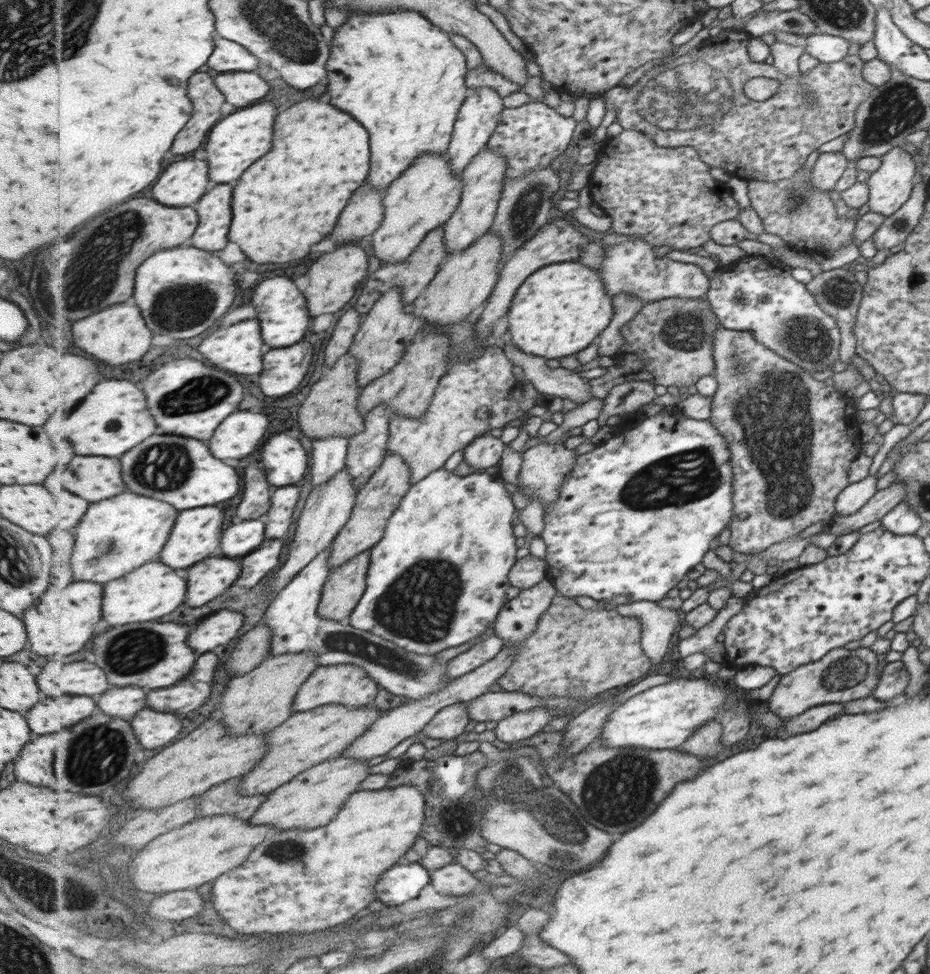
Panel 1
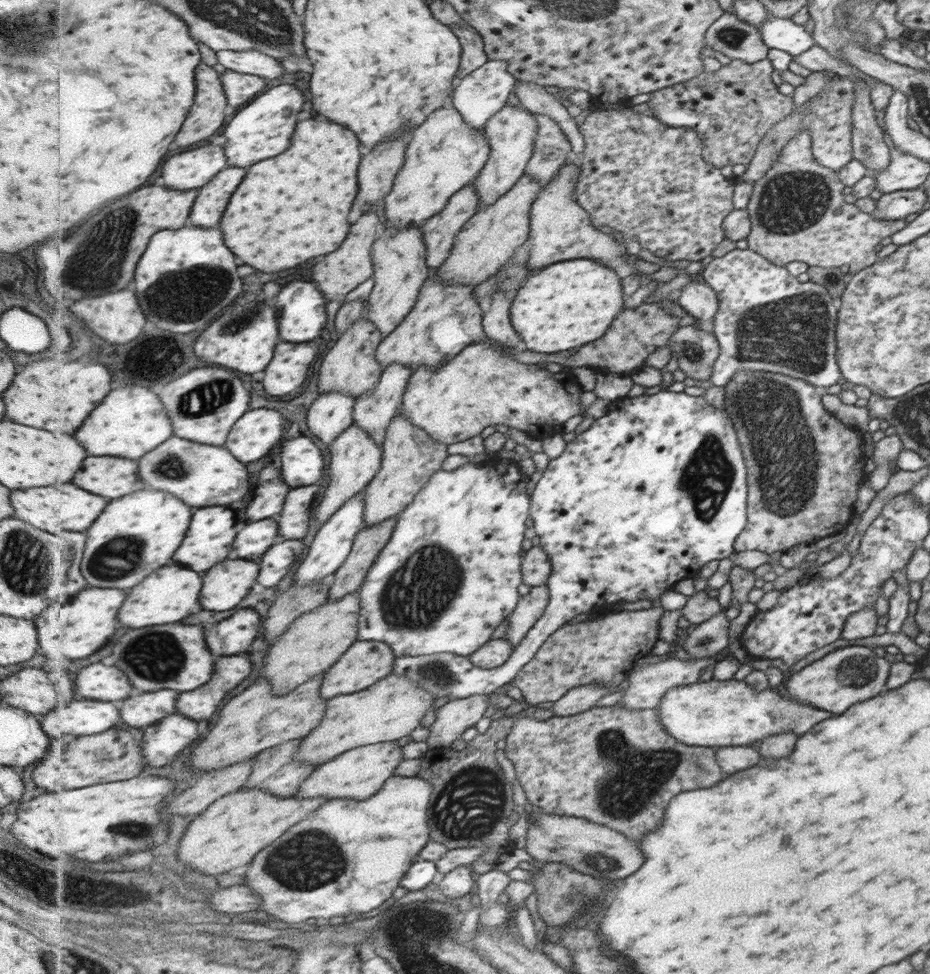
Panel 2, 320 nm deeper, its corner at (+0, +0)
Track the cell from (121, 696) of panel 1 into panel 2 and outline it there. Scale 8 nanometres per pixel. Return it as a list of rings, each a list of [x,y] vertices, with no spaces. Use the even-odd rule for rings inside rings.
[[[159,690],[127,698],[127,702],[119,702],[122,721],[125,726],[149,729],[177,712],[177,696],[179,690]]]

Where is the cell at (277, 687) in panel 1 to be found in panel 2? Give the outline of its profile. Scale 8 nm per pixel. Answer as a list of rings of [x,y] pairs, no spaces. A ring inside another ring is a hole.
[[[355,591],[339,600],[329,600],[324,605],[305,613],[293,622],[290,629],[277,638],[279,642],[275,642],[272,645],[273,648],[270,648],[271,652],[268,652],[269,656],[267,656],[264,670],[261,674],[263,678],[272,682],[273,694],[275,696],[285,696],[285,694],[293,692],[293,690],[296,690],[313,677],[317,677],[318,674],[327,672],[344,656],[347,650],[350,649],[350,646],[353,646],[358,641],[361,612],[362,598],[360,597],[359,591]]]

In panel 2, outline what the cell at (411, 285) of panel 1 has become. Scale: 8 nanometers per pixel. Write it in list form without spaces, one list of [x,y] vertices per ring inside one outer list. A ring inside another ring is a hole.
[[[473,182],[454,194],[446,209],[422,226],[427,245],[426,263],[431,270],[439,270],[451,256],[458,235],[478,214],[480,202],[480,194]]]

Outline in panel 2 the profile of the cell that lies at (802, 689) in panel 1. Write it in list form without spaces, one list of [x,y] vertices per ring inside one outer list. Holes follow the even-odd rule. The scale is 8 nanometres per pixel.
[[[850,645],[848,647],[841,647],[835,649],[823,657],[813,661],[806,665],[799,671],[788,675],[789,679],[785,682],[785,688],[787,694],[791,696],[791,700],[801,700],[801,704],[805,702],[805,706],[811,706],[811,708],[819,708],[819,710],[831,710],[833,714],[841,714],[845,712],[851,704],[855,702],[865,702],[871,698],[879,695],[879,692],[883,690],[883,684],[886,684],[885,678],[887,678],[887,670],[889,670],[889,661],[885,662],[883,658],[877,658],[877,676],[861,686],[861,688],[851,688],[851,686],[841,686],[837,680],[835,680],[835,674],[837,674],[837,668],[839,664],[845,660],[845,658],[851,658],[851,656],[875,656],[871,649],[861,645]],[[801,692],[801,694],[799,694]],[[809,702],[809,704],[807,704]]]

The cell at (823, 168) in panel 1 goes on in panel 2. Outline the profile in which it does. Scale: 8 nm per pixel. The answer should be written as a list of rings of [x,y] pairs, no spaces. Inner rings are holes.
[[[836,75],[829,82],[823,83],[823,89],[815,96],[804,102],[800,108],[797,107],[794,113],[789,113],[785,118],[775,122],[771,130],[767,131],[766,137],[759,142],[751,162],[746,164],[744,173],[739,176],[738,182],[754,183],[763,174],[773,167],[781,150],[800,132],[808,130],[811,137],[811,150],[817,162],[828,169],[839,170],[842,166],[849,164],[852,159],[850,130],[852,103],[854,102],[854,82],[851,76],[843,77]]]

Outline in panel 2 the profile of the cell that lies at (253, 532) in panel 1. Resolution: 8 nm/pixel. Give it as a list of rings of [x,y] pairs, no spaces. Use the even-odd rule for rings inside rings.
[[[275,518],[247,524],[247,528],[239,532],[239,542],[235,542],[235,554],[231,554],[231,558],[261,560],[273,544],[280,542],[279,534],[279,522]]]

